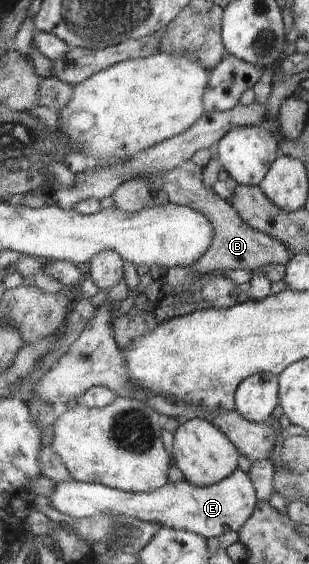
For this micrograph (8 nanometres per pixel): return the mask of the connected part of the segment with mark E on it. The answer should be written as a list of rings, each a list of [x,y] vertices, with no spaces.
[[[239,469],[232,472],[231,476],[224,478],[221,482],[208,487],[196,487],[181,480],[177,483],[168,482],[165,486],[150,493],[126,493],[99,483],[71,479],[66,480],[66,482],[55,483],[54,492],[48,496],[47,500],[59,514],[67,515],[72,519],[84,519],[104,514],[123,515],[148,523],[157,523],[160,527],[167,527],[168,529],[184,530],[199,535],[205,540],[220,537],[226,531],[238,533],[244,522],[252,515],[257,502],[255,491],[247,474]]]

